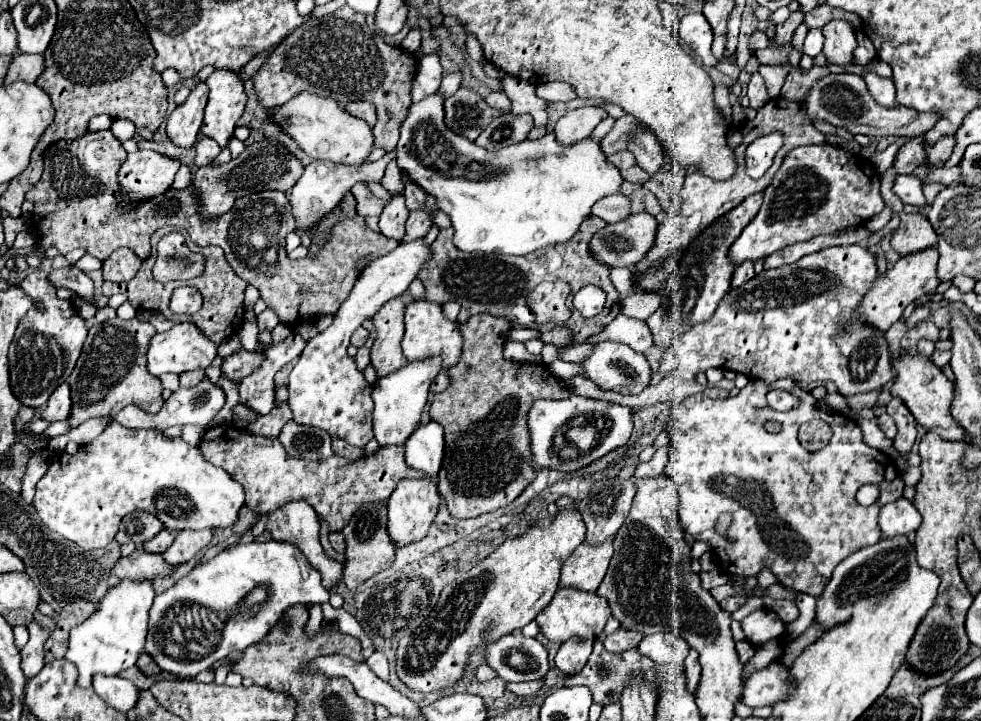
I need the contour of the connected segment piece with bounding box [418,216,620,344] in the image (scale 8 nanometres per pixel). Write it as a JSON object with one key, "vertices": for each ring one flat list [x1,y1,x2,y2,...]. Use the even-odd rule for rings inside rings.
{"vertices":[[588,216,578,232,564,242,558,248,550,248,550,250,542,250,542,252,534,252,528,256,504,256,504,254,466,254,460,252,456,246,452,246,452,228,440,230,438,238,432,242,430,246,430,260,420,268,418,278,424,282,426,286,426,298,438,304,446,304,450,300,456,300,462,310,458,316,458,322,464,322,466,318,470,318,474,312,486,312,492,316,504,316,512,322,514,328,536,328,534,322,534,314,530,312,530,308,526,306,526,294,540,282,544,280,566,280,572,286,572,292,594,284,604,288,604,292,608,294,604,310,592,318,584,318,576,312,576,308,572,306,570,300,570,308,572,308,572,316,566,322,568,328,574,330,574,344,584,344,586,338,602,332,620,312,620,294,616,292,614,284,610,282,610,268,606,268,604,264,596,262,590,256,588,250,588,242,592,238,592,234,596,230,600,230,604,226,604,222,600,218,592,218],[506,304,510,304,508,308,504,308],[506,312,510,312,506,316]]}

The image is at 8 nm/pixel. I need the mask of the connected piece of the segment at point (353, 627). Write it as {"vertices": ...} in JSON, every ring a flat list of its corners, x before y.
{"vertices":[[332,607,331,617,332,620,335,618,337,619,338,626,343,633,350,634,358,638,363,649,369,648,376,651,370,637,364,632,364,630,362,630,360,623,351,614,346,612,343,608,334,609]]}

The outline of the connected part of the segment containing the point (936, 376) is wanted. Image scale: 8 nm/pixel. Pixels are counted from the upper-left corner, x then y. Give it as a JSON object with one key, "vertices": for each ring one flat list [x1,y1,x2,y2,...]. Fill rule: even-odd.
{"vertices":[[890,350,892,354,892,366,896,370,894,384,890,388,894,398,900,398,906,408,912,412,916,422,924,426,926,430,936,432,944,440,964,440,964,430,954,422,950,414,950,402,954,398,954,382,950,382,942,370,924,354,912,352,912,350]]}

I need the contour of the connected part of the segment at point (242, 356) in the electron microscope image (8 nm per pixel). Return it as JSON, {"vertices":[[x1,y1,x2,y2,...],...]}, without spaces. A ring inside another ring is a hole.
{"vertices":[[238,350,232,356,224,358,222,374,230,380,242,380,244,376,252,374,252,370,256,370,256,366,260,366,262,360,264,360,262,354,248,352,248,350]]}

